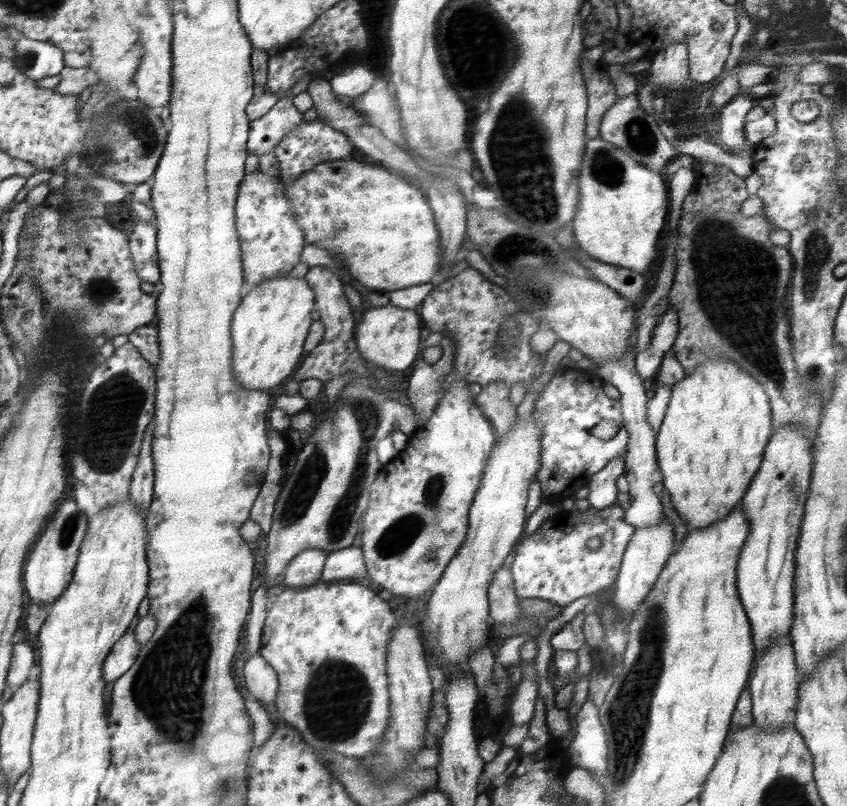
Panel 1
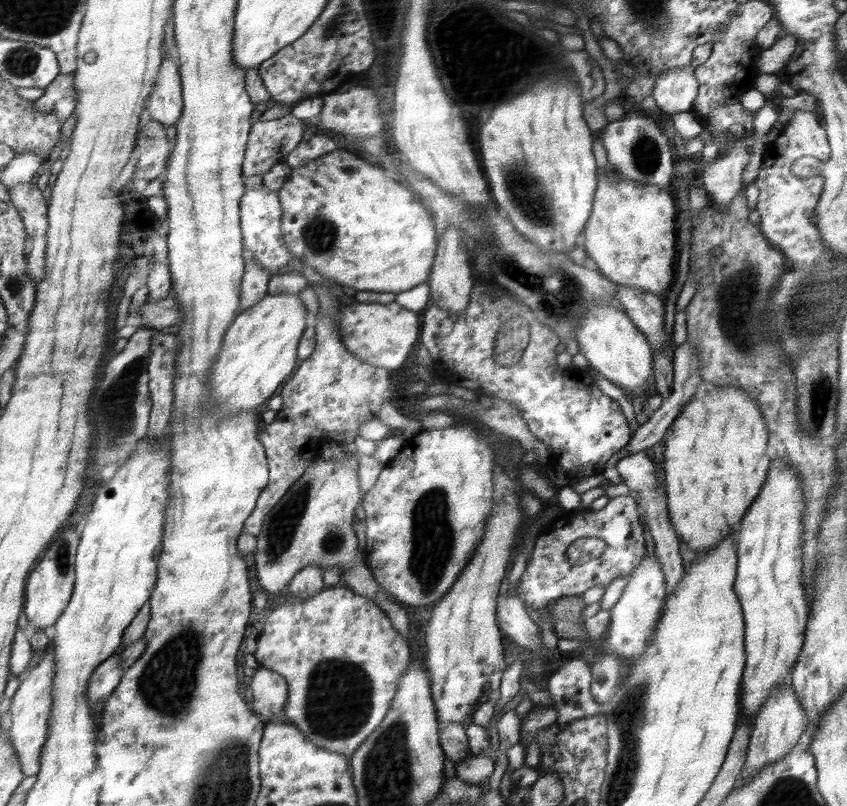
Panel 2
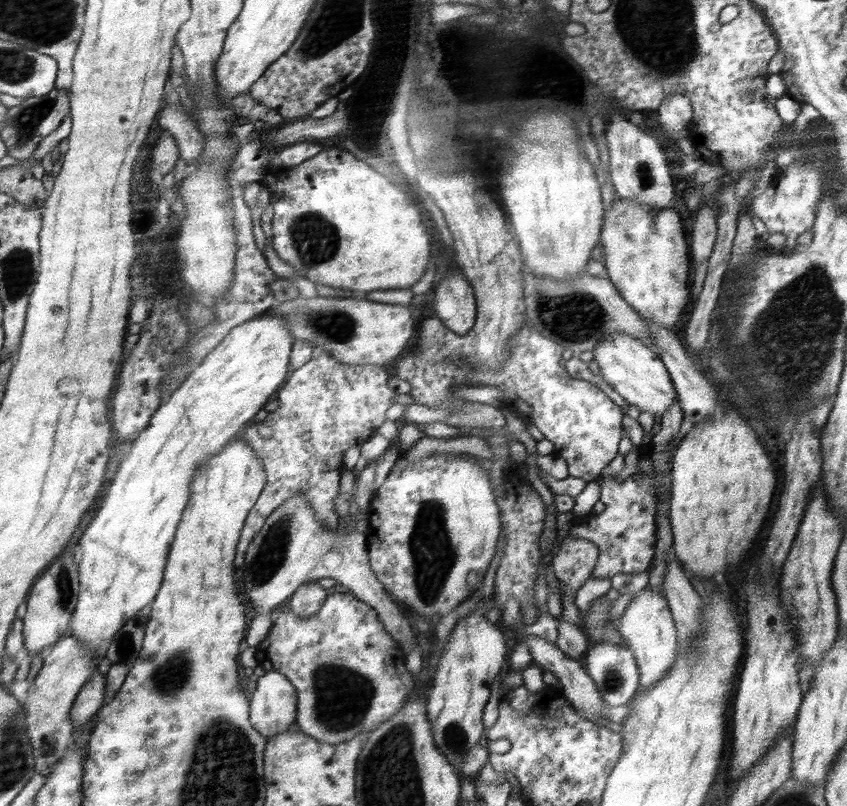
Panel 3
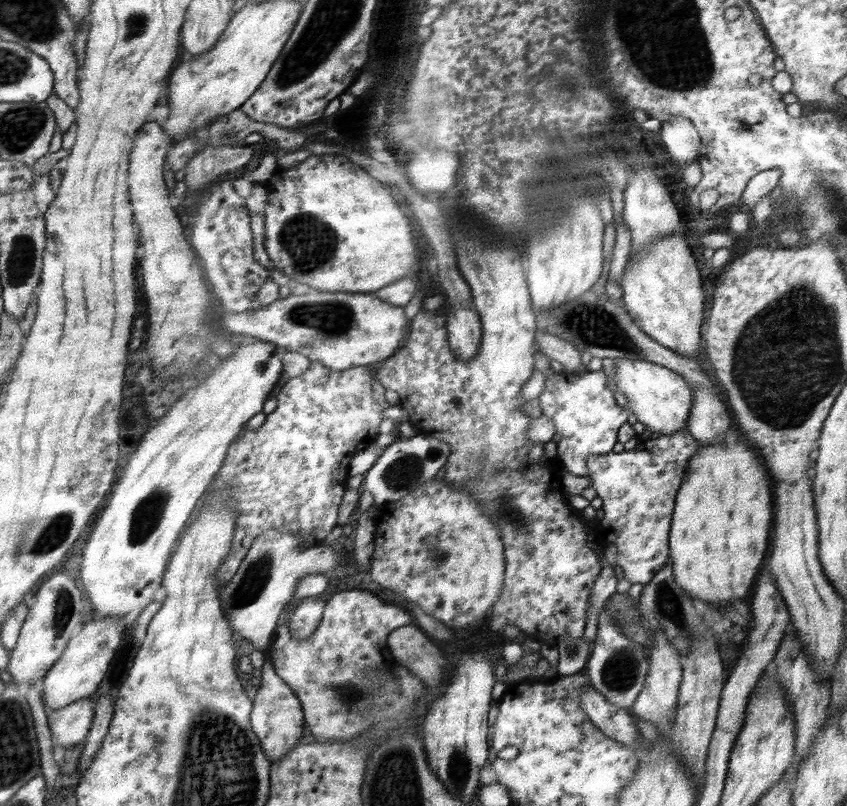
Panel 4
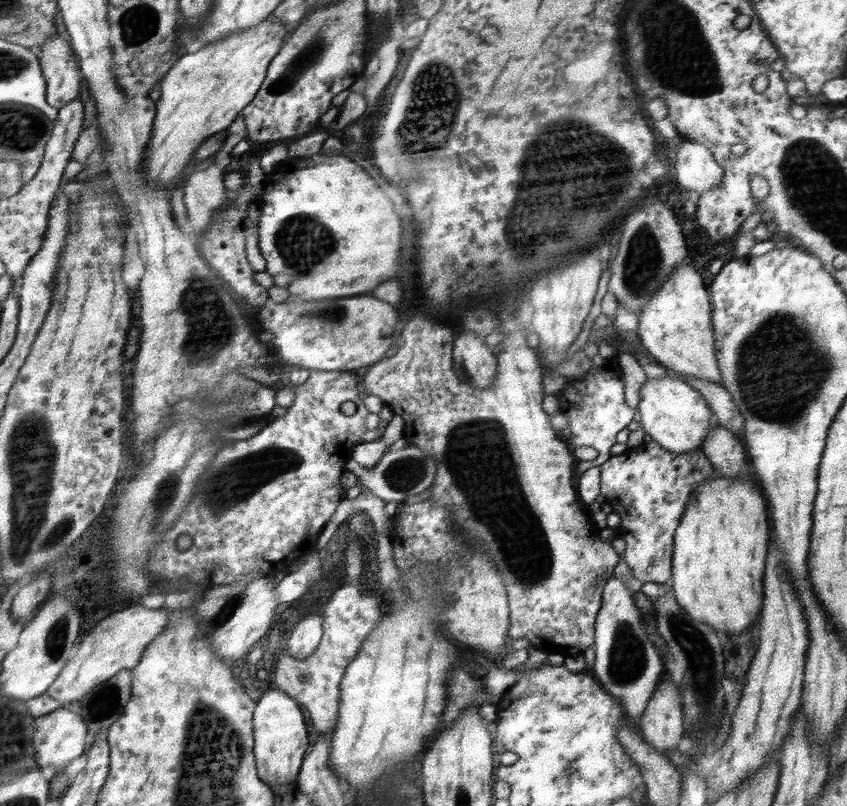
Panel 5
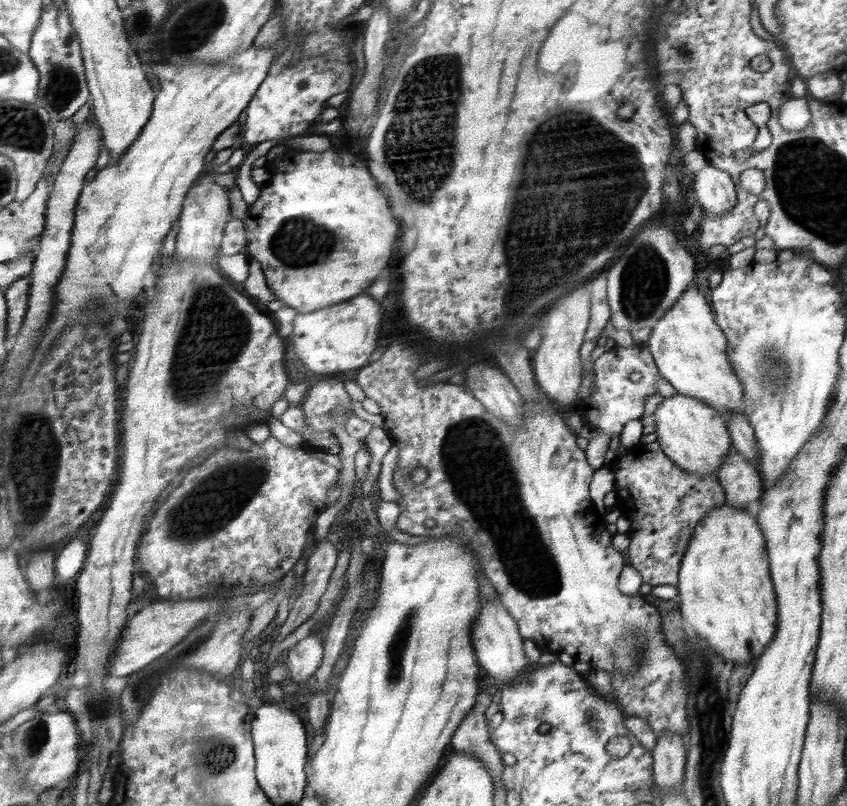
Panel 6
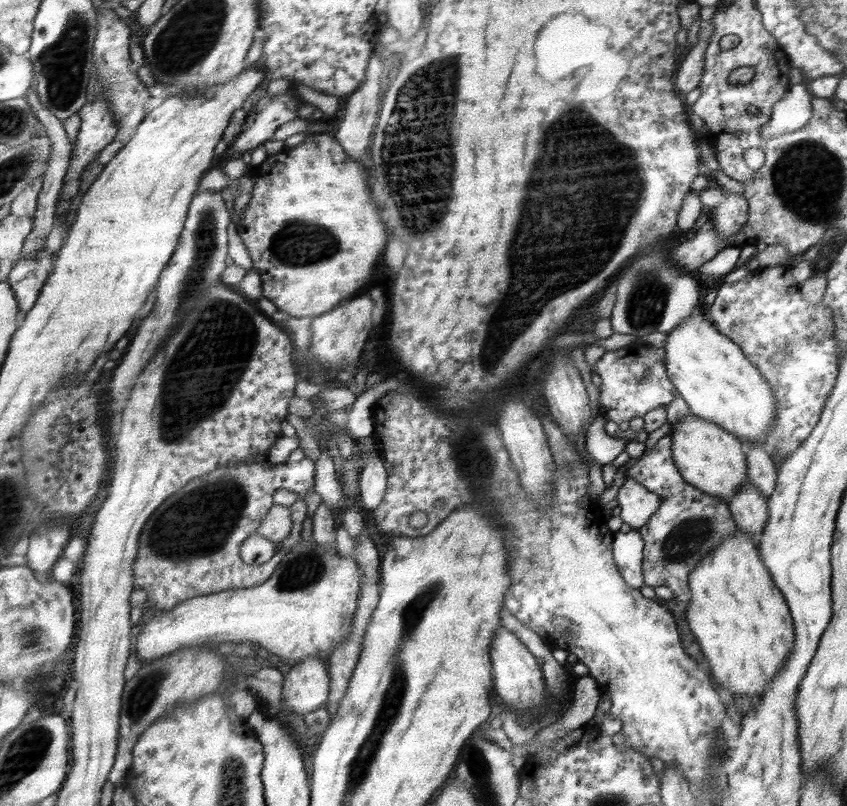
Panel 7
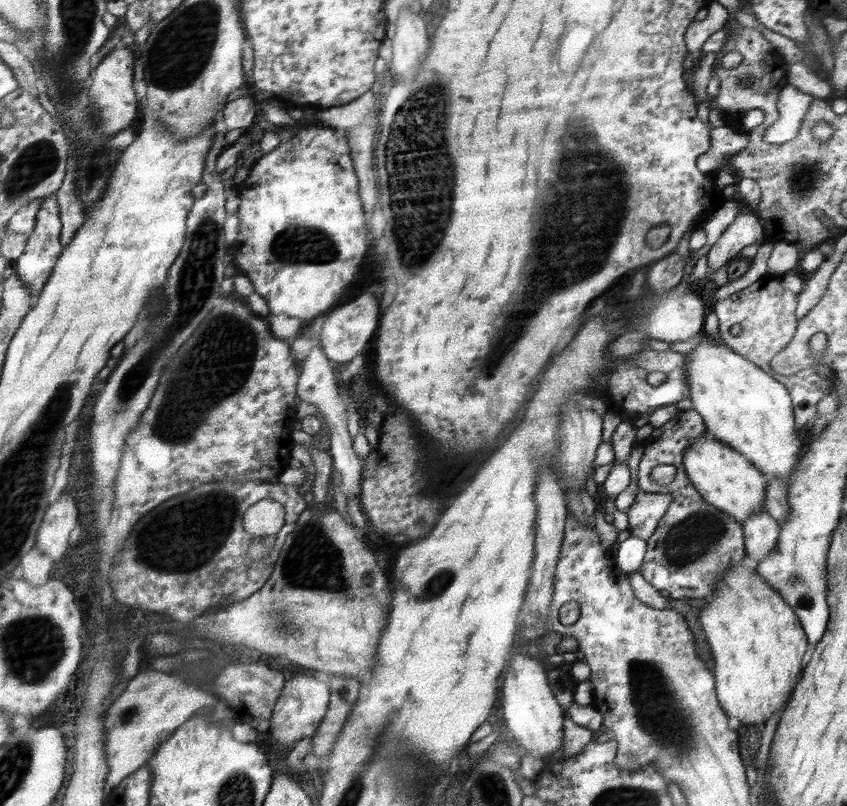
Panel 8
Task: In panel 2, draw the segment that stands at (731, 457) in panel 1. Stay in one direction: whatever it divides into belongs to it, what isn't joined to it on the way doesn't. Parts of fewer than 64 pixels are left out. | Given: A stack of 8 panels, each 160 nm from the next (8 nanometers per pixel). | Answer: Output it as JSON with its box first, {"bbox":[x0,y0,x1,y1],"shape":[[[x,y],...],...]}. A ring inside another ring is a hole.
{"bbox":[663,386,771,550],"shape":[[[711,386],[708,389],[708,393],[704,397],[696,399],[693,396],[687,401],[685,407],[680,411],[680,414],[673,420],[673,423],[668,430],[669,436],[666,436],[665,447],[663,452],[663,482],[664,491],[667,496],[667,511],[669,519],[673,524],[674,530],[679,538],[682,540],[690,540],[690,542],[700,542],[700,544],[688,544],[690,550],[712,550],[717,544],[720,544],[721,540],[724,540],[725,536],[728,536],[728,532],[734,531],[734,524],[736,529],[740,524],[742,518],[747,513],[753,500],[756,500],[762,485],[767,479],[769,471],[769,464],[771,459],[767,455],[767,442],[768,431],[767,424],[764,422],[763,413],[759,409],[757,400],[751,397],[750,392],[746,392],[739,386]]]}

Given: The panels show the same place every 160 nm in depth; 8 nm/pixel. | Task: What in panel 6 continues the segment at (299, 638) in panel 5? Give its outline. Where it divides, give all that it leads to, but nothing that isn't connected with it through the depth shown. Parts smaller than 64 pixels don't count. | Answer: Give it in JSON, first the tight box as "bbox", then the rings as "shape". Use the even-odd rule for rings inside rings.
{"bbox":[287,634,324,686],"shape":[[[312,634],[300,640],[298,644],[287,650],[287,662],[291,681],[303,686],[305,680],[310,679],[323,662],[324,645],[320,634]]]}

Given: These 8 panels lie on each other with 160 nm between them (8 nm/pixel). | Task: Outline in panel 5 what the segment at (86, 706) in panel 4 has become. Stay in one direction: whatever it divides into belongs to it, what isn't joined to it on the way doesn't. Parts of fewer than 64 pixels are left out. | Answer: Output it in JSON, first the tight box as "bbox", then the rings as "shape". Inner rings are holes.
{"bbox":[33,706,89,772],"shape":[[[66,706],[37,717],[34,721],[33,743],[36,748],[36,755],[39,761],[39,770],[52,766],[55,772],[63,772],[68,766],[70,760],[78,758],[84,752],[84,746],[88,746],[89,730],[86,730],[86,722],[82,722],[82,718],[74,712],[70,712]]]}

